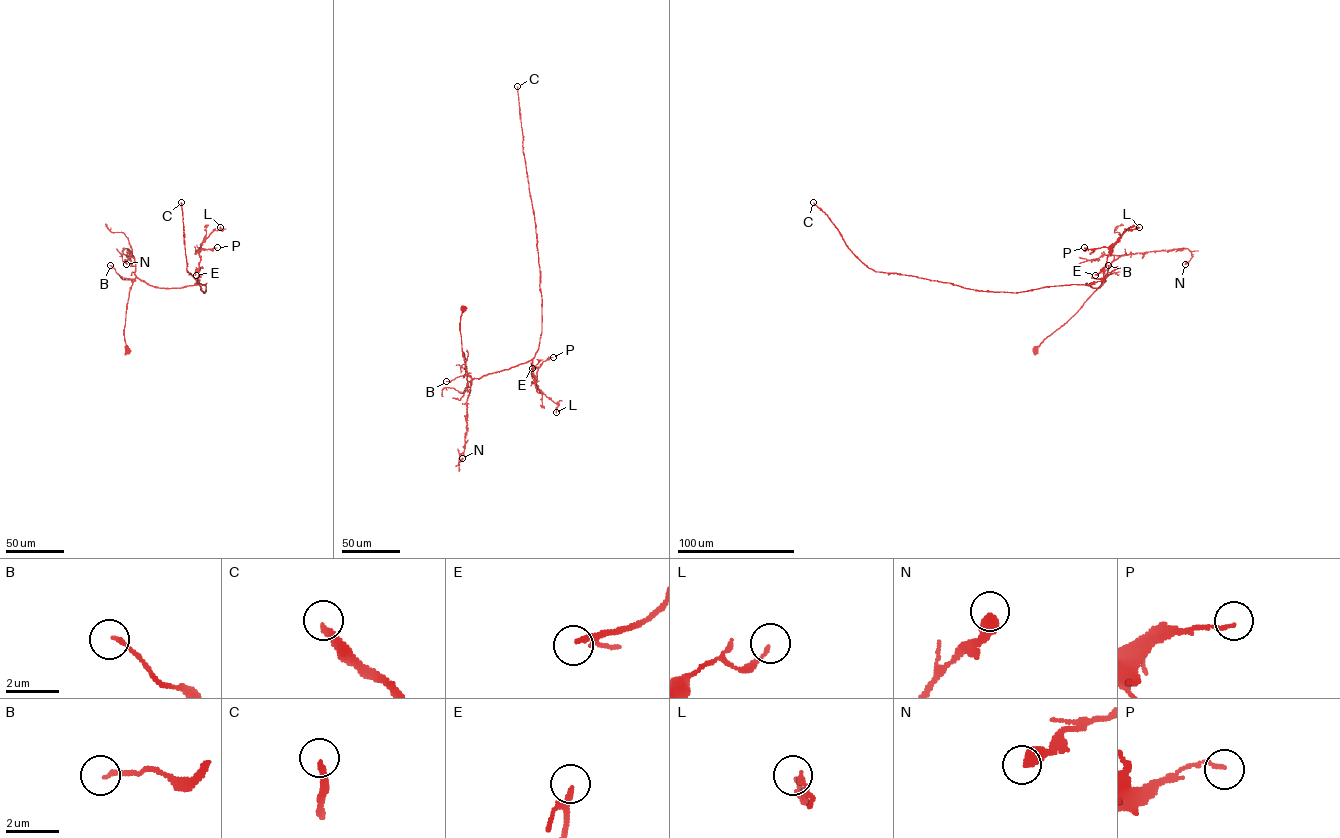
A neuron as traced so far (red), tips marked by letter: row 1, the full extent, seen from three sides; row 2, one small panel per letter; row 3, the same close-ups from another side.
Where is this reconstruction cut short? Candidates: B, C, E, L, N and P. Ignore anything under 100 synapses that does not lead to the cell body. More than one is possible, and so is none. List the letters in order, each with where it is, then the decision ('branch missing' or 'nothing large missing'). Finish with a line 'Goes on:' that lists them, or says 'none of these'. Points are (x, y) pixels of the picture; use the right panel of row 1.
B: (1108, 265) | nothing large missing
C: (813, 202) | branch missing
E: (1095, 275) | nothing large missing
L: (1139, 227) | nothing large missing
N: (1185, 264) | nothing large missing
P: (1084, 247) | nothing large missing
Goes on: C

